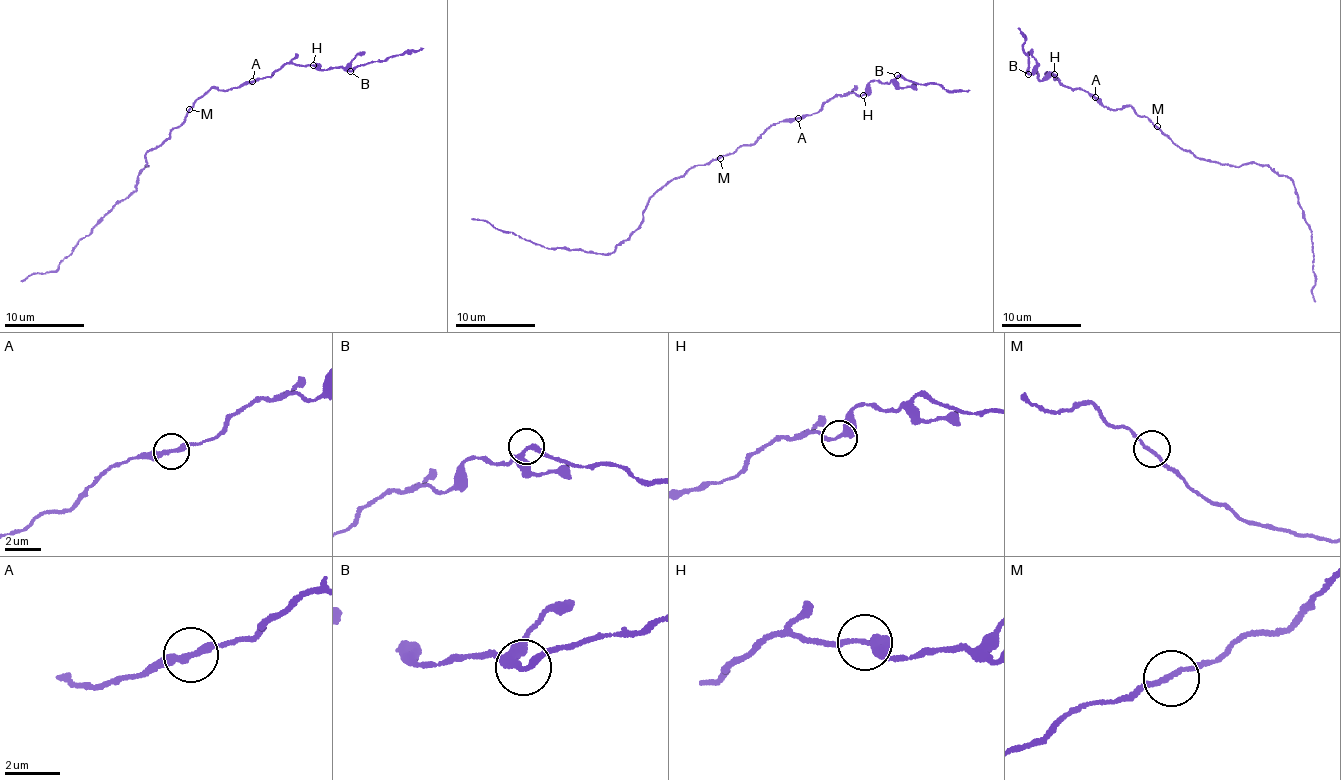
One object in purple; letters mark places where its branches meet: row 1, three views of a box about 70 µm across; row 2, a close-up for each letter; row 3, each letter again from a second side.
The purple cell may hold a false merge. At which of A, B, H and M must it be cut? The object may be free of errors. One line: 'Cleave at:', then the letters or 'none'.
Cleave at: none

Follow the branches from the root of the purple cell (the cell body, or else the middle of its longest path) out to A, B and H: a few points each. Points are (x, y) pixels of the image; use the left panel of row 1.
A: (189, 111), (196, 99), (211, 87), (226, 90), (252, 81)
B: (189, 111), (211, 87), (226, 90), (251, 84), (270, 77), (283, 64), (349, 70)
H: (189, 111), (196, 99), (211, 87), (226, 90), (251, 84), (270, 77), (283, 64), (313, 65)

